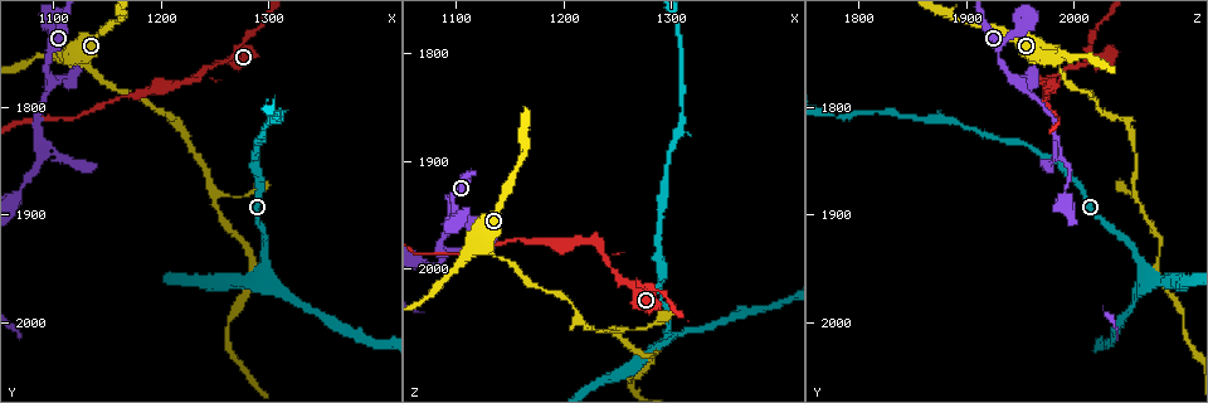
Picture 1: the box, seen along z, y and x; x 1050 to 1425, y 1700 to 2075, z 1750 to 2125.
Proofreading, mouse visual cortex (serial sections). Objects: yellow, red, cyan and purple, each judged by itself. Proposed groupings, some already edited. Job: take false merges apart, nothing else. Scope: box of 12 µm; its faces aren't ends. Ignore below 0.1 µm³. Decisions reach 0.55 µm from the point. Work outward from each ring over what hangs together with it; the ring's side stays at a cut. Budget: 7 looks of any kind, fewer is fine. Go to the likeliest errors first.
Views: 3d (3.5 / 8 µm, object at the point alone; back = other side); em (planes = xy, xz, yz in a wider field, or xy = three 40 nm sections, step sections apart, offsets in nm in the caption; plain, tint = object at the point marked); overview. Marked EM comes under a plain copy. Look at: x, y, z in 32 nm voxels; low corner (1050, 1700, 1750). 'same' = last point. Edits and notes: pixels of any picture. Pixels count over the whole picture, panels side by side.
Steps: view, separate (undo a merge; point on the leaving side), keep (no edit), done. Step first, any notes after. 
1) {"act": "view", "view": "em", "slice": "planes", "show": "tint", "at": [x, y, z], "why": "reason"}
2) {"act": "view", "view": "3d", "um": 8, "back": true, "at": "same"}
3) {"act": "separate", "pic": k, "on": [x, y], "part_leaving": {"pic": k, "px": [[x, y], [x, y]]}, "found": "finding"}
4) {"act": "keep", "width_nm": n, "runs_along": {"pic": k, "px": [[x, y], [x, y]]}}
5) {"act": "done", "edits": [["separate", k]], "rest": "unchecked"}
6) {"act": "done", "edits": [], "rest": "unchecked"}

{"act": "view", "view": "3d", "um": 3.5, "at": [1086, 1830, 1984], "why": "branch point"}

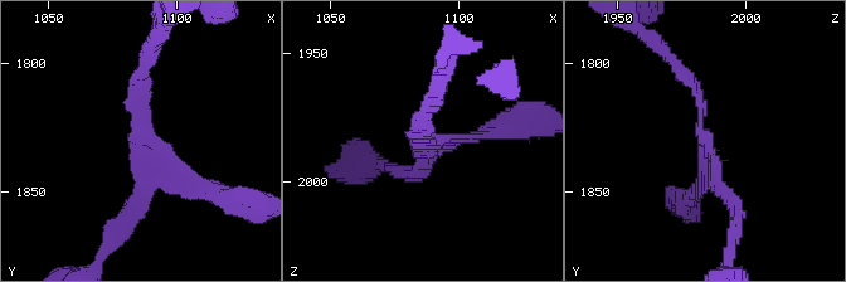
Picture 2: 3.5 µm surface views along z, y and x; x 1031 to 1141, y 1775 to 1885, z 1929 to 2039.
{"act": "view", "view": "em", "slice": "xy", "step": 1, "show": "tint", "at": [1086, 1828, 1982]}

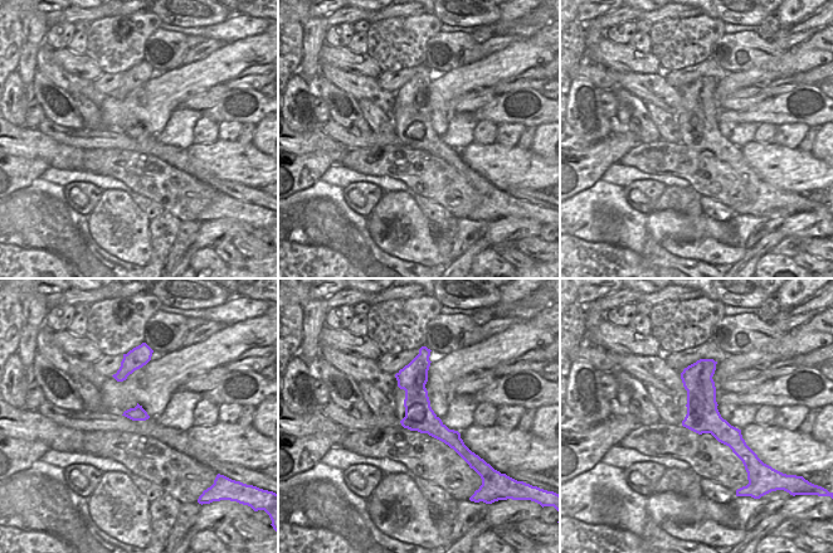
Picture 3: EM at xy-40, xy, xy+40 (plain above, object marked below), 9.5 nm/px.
{"act": "keep", "arm_widths_nm": [100, 150, 150], "runs_along": {"pic": 2, "px": [[676, 63], [696, 86], [699, 132], [734, 209]]}, "found": "continuous, no second cell"}

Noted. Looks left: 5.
{"act": "view", "view": "3d", "um": 3.5, "at": [1132, 1762, 1988], "why": "sharp bend"}

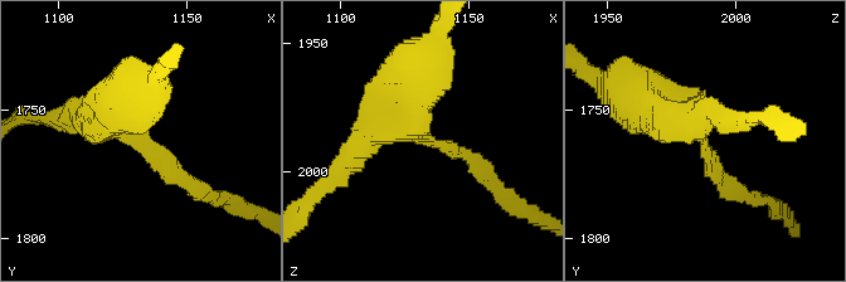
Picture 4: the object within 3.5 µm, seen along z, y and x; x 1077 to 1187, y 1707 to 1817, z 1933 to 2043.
{"act": "keep", "runs_along": {"pic": 4, "px": [[647, 106], [689, 115], [734, 191]]}, "found": "continuous, no second cell"}

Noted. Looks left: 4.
{"act": "view", "view": "3d", "um": 8, "at": [1296, 1948, 2066], "why": "three arms meet"}

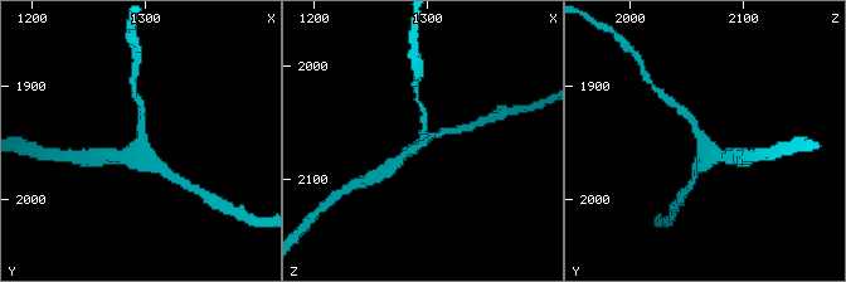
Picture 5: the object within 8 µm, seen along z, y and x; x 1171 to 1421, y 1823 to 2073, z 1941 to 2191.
{"act": "view", "view": "em", "slice": "xy", "step": 3, "show": "tint", "at": [1298, 1948, 2062]}

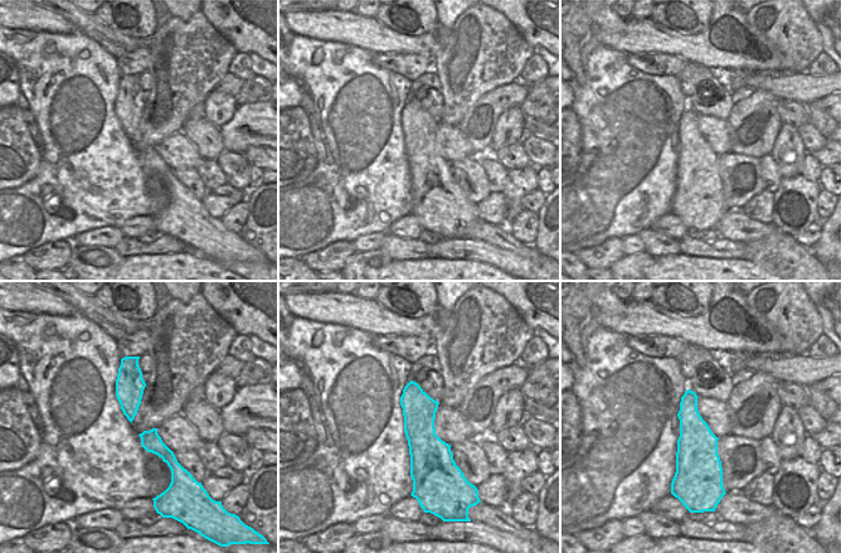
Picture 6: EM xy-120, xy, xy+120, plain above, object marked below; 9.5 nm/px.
{"act": "keep", "arms": 3, "runs_along": {"pic": 5, "px": [[682, 111], [714, 160], [723, 157]]}, "found": "one cell here"}

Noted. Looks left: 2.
{"act": "done", "edits": [], "rest": "unchecked"}

